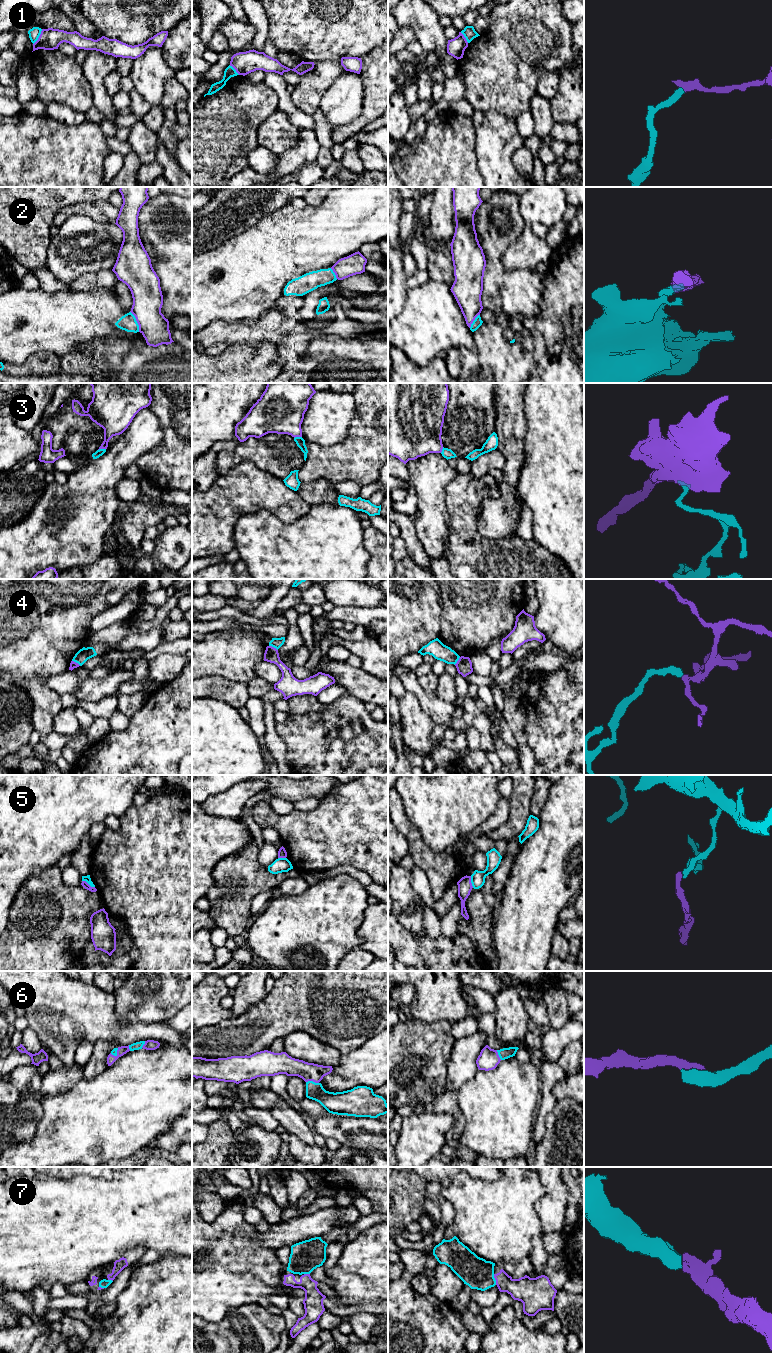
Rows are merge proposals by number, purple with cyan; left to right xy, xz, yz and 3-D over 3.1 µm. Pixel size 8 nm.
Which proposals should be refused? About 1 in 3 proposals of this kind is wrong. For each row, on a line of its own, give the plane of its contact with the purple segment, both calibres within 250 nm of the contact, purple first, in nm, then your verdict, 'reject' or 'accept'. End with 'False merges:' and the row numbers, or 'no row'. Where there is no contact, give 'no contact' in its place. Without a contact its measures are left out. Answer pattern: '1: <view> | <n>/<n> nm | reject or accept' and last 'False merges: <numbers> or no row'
1: xy | 170/90 nm | reject
2: xy | 240/130 nm | reject
3: xy | 220/60 nm | reject
4: xz | 120/80 nm | reject
5: xy | 50/50 nm | reject
6: xz | 150/160 nm | accept
7: yz | 200/240 nm | accept
False merges: 1, 2, 3, 4, 5

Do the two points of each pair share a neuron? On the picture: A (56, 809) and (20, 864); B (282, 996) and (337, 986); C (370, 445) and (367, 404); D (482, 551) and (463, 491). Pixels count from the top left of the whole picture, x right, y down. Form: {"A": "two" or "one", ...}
{"A": "one", "B": "one", "C": "one", "D": "one"}

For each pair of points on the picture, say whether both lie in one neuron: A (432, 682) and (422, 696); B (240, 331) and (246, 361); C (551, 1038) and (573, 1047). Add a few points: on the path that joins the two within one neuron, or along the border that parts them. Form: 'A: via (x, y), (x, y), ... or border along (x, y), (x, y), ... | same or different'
A: border along (417, 677), (417, 682), (425, 690), (433, 692) | different
B: border along (266, 340), (253, 343), (236, 343), (228, 346) | different
C: border along (573, 1040), (565, 1047), (556, 1061) | different

